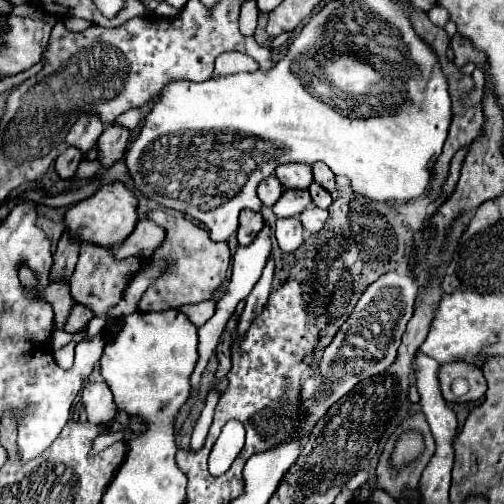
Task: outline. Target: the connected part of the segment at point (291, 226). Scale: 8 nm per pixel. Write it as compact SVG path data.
M282 218L276 220L276 230L274 236L278 240L278 246L282 252L294 252L302 244L302 222L294 218Z

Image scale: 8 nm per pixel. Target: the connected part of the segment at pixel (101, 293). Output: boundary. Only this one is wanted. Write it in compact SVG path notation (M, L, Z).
M82 246L80 260L76 264L76 270L70 278L70 294L76 304L82 304L94 312L94 316L108 314L110 308L114 308L122 300L122 292L126 284L136 276L136 272L144 266L142 258L126 258L122 262L116 262L112 256L112 250L98 248L98 246Z

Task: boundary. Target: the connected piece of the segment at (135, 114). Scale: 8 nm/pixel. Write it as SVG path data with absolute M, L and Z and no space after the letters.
M146 104L144 108L138 108L138 110L124 112L124 114L120 114L112 124L114 124L114 126L122 126L122 128L126 128L126 130L134 132L134 128L138 126L138 122L142 120L142 116L146 114L146 110L148 110L148 108L150 108L150 104Z

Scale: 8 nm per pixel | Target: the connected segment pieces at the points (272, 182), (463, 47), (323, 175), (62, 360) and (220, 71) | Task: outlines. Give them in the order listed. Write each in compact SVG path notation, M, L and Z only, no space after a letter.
M274 174L270 178L266 178L266 180L262 180L262 184L258 186L258 198L268 208L272 208L278 202L280 196L282 196L282 184L278 182L278 178Z
M454 34L454 36L452 36L450 48L454 50L454 64L468 64L468 62L474 62L474 64L486 68L484 54L480 54L478 50L474 50L474 46L470 44L470 40L462 38L460 34Z
M316 162L312 166L312 170L314 170L314 182L316 184L320 184L322 188L326 188L328 192L334 192L336 190L336 186L334 186L334 174L332 174L332 170L326 164Z
M72 340L72 342L64 344L64 348L54 350L54 360L56 360L56 364L60 364L62 368L70 368L72 362L74 362L74 348L76 348L76 344L78 344L78 342Z
M226 52L216 58L214 74L228 76L234 72L256 72L256 70L258 70L258 64L250 56L246 56L242 52Z

